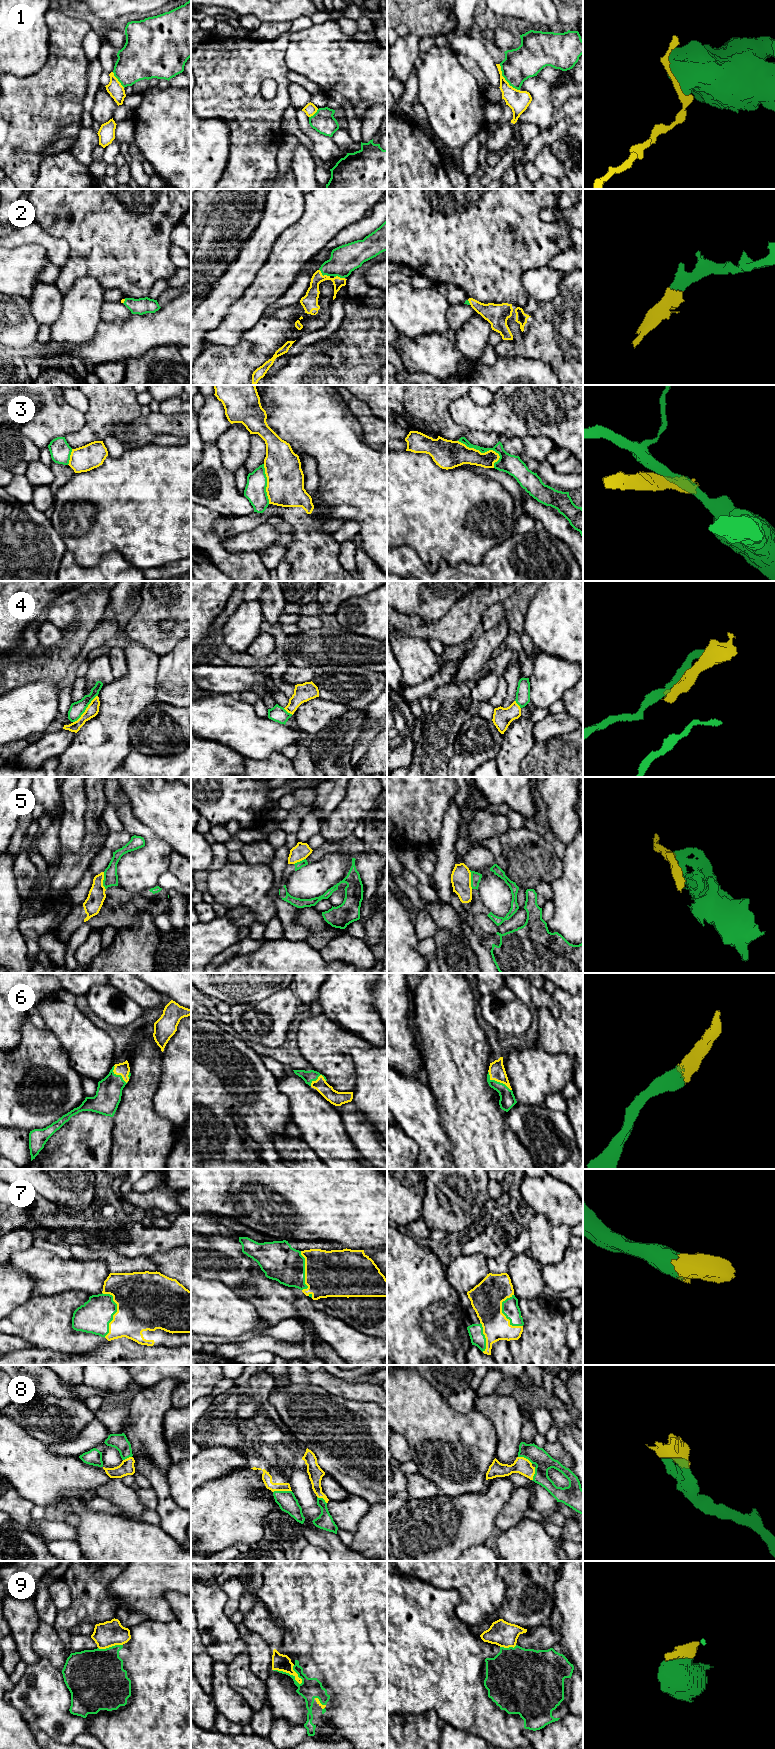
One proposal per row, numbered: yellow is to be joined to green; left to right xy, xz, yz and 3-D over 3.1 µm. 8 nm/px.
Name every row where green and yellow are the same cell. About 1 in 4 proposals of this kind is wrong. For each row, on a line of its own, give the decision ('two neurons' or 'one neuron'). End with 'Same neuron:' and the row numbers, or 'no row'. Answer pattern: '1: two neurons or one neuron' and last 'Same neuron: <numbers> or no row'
1: two neurons
2: one neuron
3: two neurons
4: two neurons
5: two neurons
6: one neuron
7: one neuron
8: one neuron
9: two neurons
Same neuron: 2, 6, 7, 8

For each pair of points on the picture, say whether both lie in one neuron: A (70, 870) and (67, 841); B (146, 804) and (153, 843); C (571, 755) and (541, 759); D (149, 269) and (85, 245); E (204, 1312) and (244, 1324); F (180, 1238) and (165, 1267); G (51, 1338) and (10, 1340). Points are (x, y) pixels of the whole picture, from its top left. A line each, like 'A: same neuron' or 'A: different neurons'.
A: different neurons
B: different neurons
C: same neuron
D: same neuron
E: same neuron
F: different neurons
G: different neurons

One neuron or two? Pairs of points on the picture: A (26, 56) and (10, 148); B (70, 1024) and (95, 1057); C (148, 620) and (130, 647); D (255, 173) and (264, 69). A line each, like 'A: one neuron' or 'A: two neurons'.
A: two neurons
B: one neuron
C: two neurons
D: one neuron

